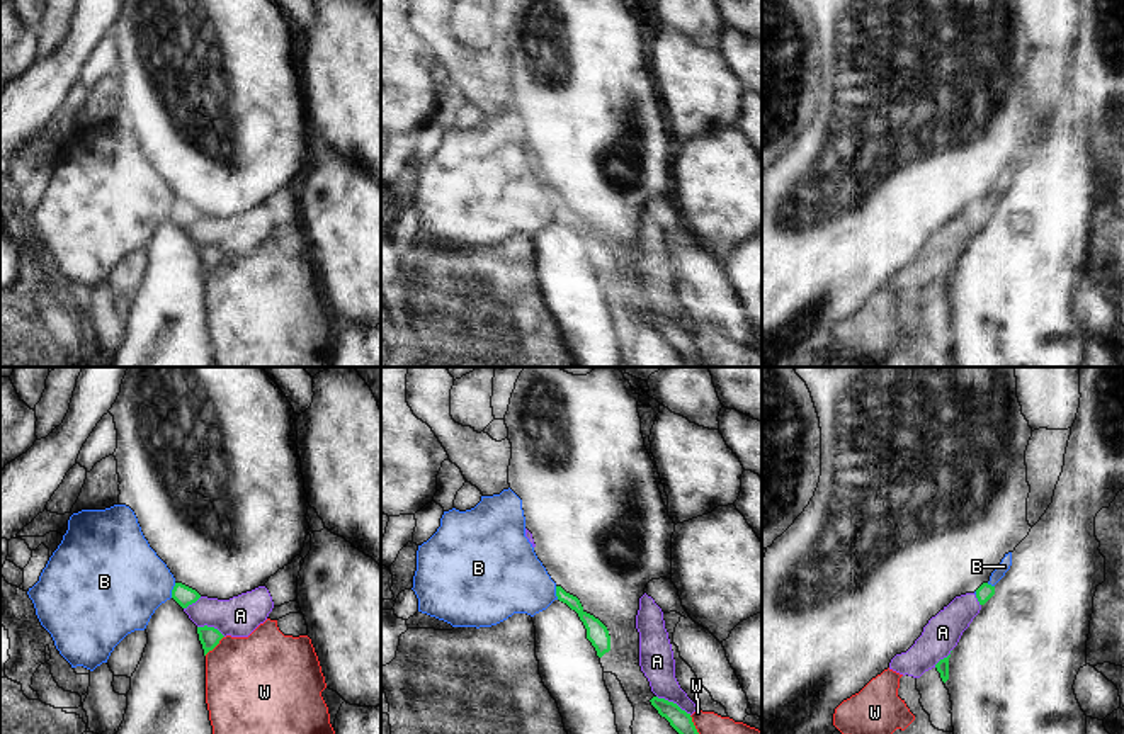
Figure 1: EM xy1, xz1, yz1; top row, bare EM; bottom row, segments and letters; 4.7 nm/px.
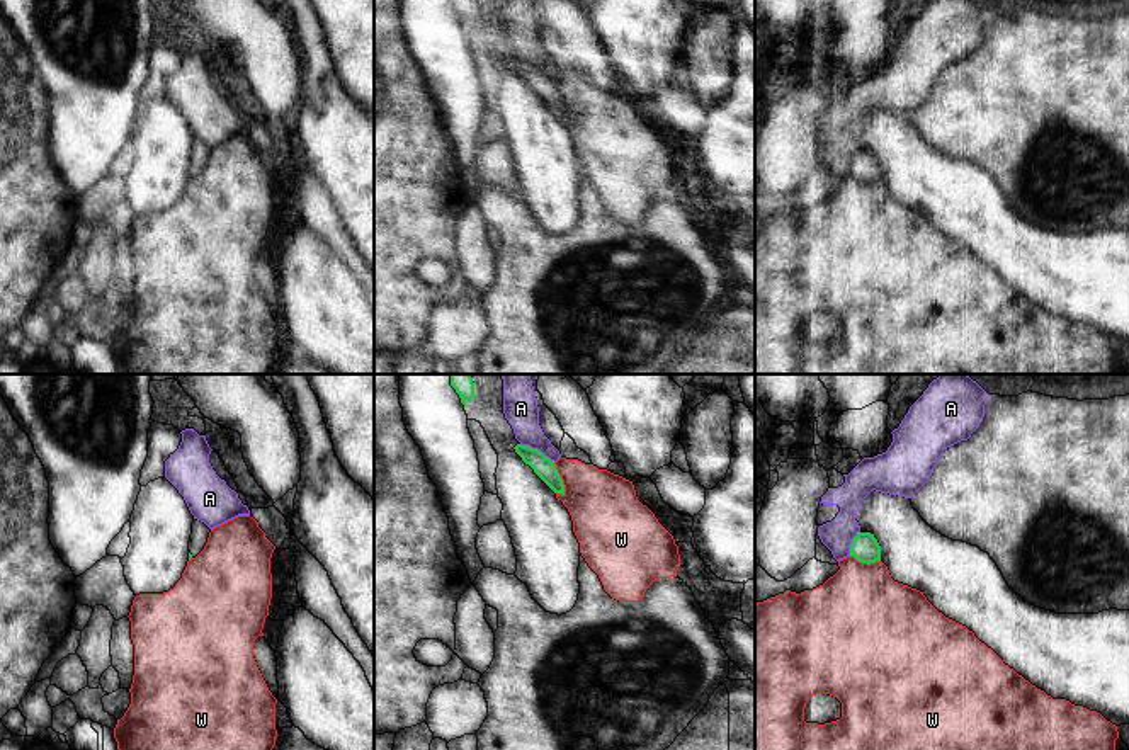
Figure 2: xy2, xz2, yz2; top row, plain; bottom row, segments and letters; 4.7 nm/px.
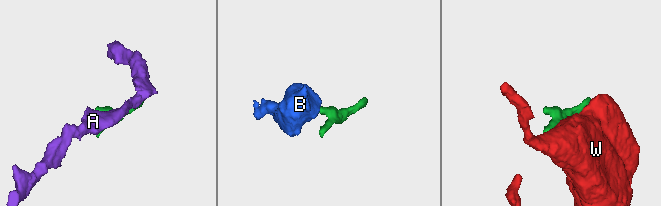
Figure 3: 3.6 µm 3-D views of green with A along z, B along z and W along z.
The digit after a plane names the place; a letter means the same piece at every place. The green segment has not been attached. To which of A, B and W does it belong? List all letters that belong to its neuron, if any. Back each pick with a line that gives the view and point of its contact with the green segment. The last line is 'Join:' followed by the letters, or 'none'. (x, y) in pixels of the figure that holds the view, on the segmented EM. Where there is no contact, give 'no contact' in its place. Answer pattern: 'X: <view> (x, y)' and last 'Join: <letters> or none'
Join: none

